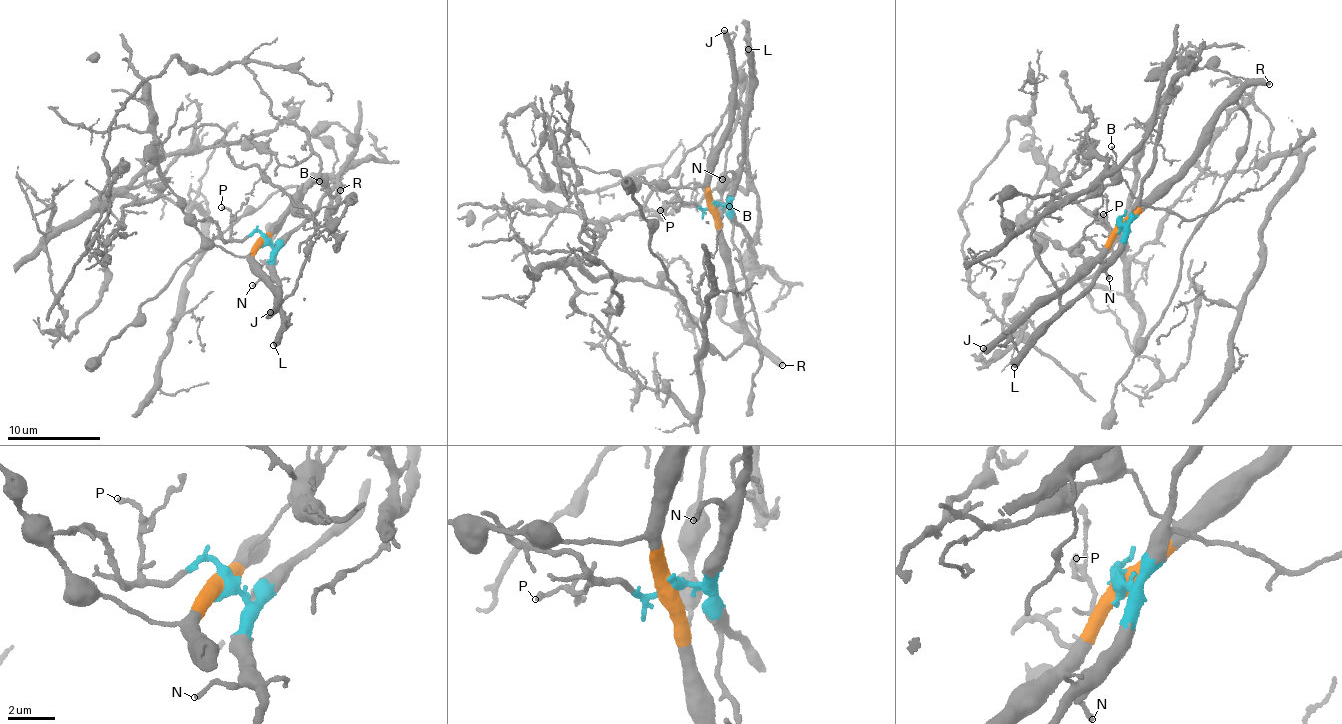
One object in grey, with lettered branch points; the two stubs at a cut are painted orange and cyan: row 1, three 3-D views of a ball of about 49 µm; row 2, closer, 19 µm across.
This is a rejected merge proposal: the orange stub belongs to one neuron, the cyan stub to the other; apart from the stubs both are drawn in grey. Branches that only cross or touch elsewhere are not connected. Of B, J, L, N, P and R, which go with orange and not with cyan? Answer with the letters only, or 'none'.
B, J, R

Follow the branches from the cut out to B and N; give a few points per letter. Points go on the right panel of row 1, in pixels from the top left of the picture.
B: (1121, 226), (1139, 204), (1122, 179), (1111, 146)
N: (1121, 226), (1125, 229), (1125, 248), (1105, 269), (1110, 278)

